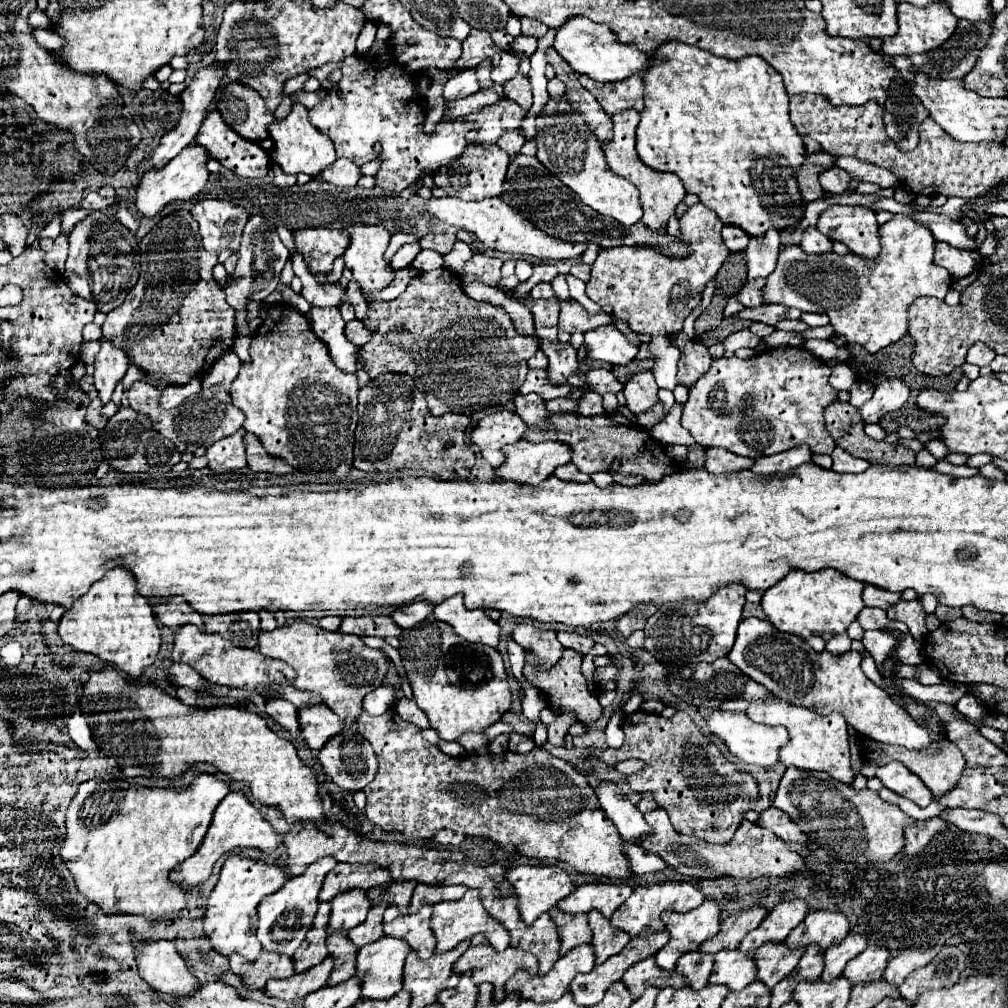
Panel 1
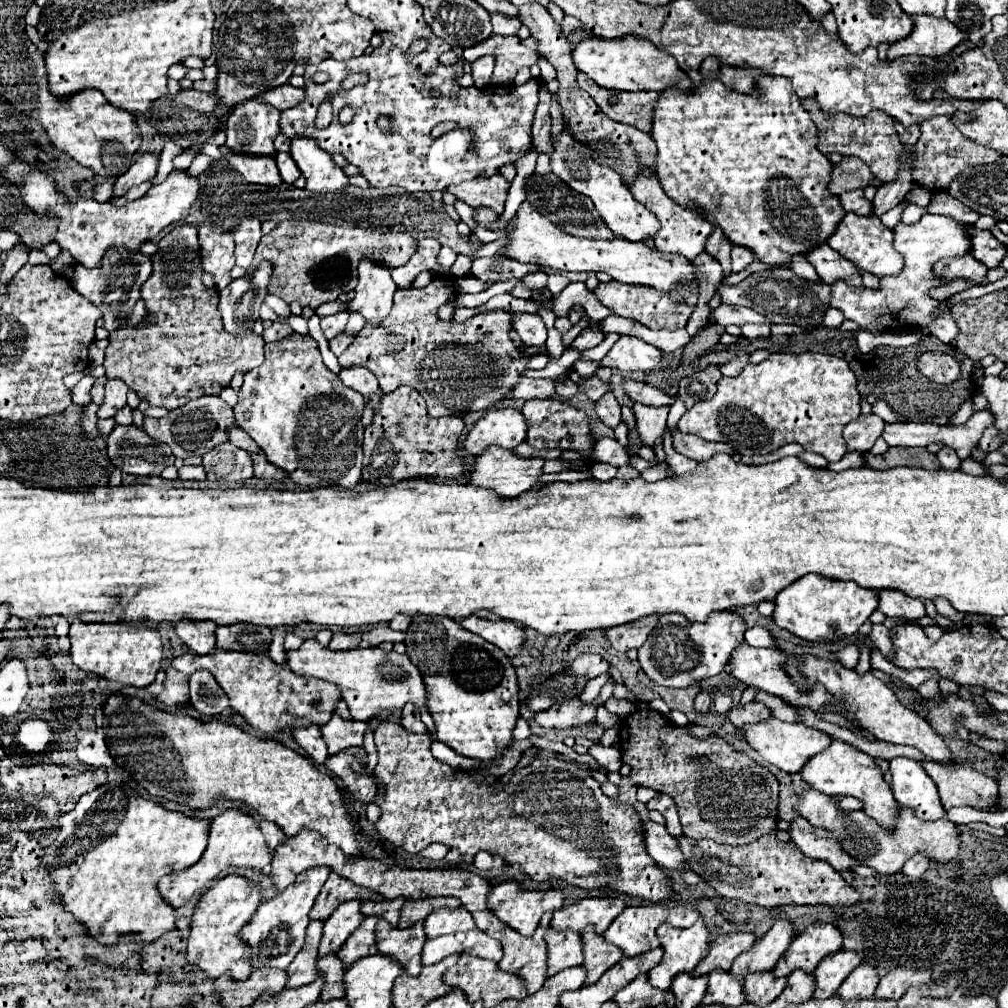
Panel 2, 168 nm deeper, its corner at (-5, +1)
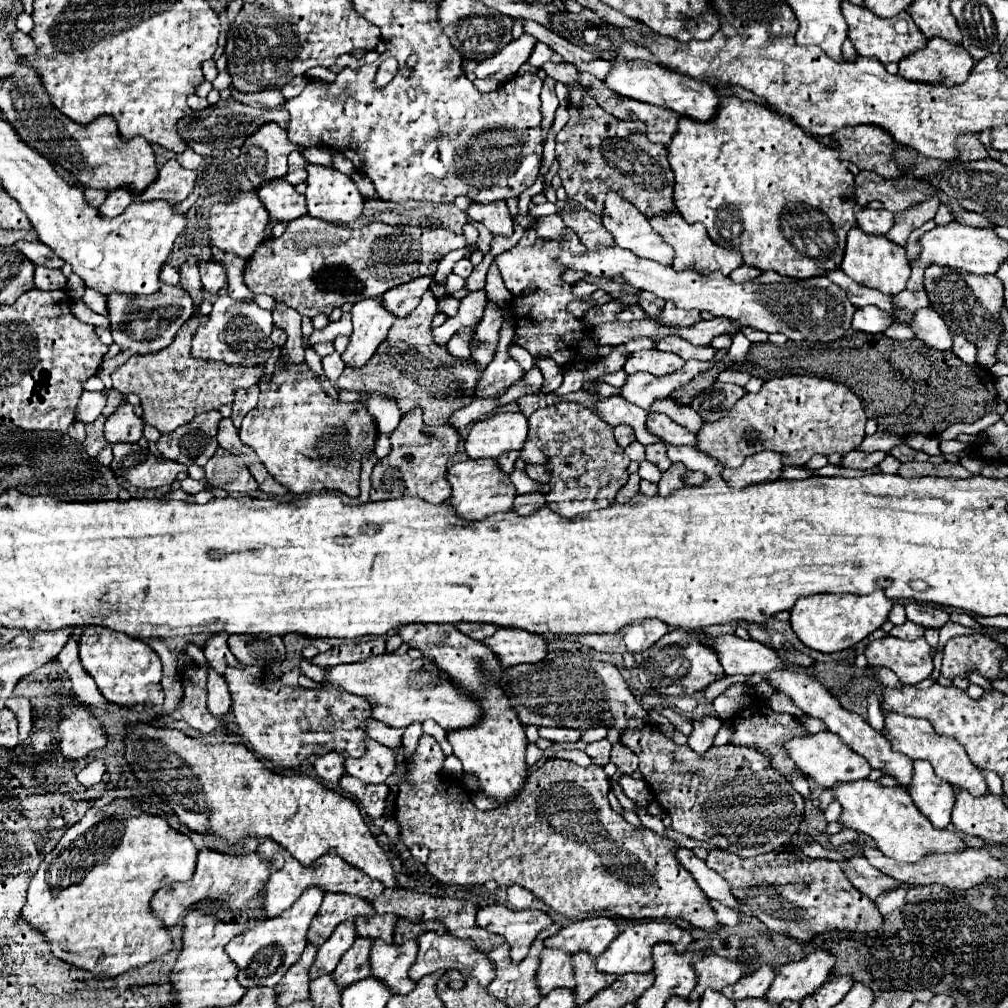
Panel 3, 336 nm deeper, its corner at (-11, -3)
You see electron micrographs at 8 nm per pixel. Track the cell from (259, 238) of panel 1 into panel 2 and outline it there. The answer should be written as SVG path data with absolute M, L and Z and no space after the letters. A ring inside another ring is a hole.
M261 265L255 277L235 279L231 285L219 291L219 311L223 315L223 329L231 335L241 335L243 331L253 331L259 319L259 307L267 297L267 281L271 277L271 267Z

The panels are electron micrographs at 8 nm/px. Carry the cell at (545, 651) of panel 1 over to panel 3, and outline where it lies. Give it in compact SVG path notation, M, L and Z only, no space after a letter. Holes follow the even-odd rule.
M539 727L539 735L549 741L577 741L581 737L581 731L567 727Z

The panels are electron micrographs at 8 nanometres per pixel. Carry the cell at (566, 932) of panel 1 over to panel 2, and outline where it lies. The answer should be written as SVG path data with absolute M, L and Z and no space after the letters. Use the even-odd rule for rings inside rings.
M547 929L547 977L555 973L575 967L583 963L583 953L579 953L579 933L555 933L555 929Z

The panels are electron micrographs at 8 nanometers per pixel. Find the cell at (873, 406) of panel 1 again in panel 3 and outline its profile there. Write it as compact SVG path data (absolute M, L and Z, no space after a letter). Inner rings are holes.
M859 449L843 455L841 465L845 467L853 467L853 469L869 469L879 465L879 461L885 457L885 453L881 451L873 451L873 453L859 453Z

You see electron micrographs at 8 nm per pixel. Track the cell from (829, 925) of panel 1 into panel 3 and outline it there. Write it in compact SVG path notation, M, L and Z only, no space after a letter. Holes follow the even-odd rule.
M819 947L811 953L805 953L801 961L791 961L783 965L767 991L767 999L771 1003L781 1003L785 999L801 1001L803 997L815 993L815 989L823 985L829 977L833 961L833 953Z

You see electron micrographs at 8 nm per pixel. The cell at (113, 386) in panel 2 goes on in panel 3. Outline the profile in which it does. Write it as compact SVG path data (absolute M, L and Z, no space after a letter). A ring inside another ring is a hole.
M123 401L111 415L111 443L135 443L143 433L143 421L133 413L133 405Z

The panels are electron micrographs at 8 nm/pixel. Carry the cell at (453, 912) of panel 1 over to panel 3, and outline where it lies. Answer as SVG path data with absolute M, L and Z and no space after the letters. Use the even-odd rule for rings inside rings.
M435 931L423 933L419 937L419 955L417 955L415 965L409 969L409 977L413 977L413 981L419 981L421 977L441 971L441 969L447 969L447 971L457 969L465 975L477 977L477 981L485 987L493 981L493 973L495 973L493 961L489 961L489 957L485 957L485 953L481 953L479 949L473 949L473 941L461 941L459 937L453 937L451 933L443 933L443 935L437 935Z

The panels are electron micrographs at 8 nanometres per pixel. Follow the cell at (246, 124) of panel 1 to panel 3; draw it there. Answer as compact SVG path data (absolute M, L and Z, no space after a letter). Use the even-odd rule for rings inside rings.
M265 123L245 139L239 153L239 163L243 165L253 187L259 187L269 179L287 175L287 155L295 149L301 151L303 147L293 145L287 139L285 129L277 123Z

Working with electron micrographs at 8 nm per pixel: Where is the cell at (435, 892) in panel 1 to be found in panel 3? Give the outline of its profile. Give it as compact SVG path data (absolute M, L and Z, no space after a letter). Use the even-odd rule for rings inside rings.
M399 919L399 921L397 921L397 927L395 927L395 939L393 939L393 943L401 945L403 941L417 939L417 937L423 935L425 931L433 931L433 929L439 929L439 933L441 933L443 927L445 927L445 925L441 925L441 921L421 921L421 923L413 923L413 921L403 921L403 919Z

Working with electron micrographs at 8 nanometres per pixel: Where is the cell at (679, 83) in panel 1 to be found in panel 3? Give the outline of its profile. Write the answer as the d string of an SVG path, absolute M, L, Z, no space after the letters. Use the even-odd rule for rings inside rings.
M721 97L717 113L711 121L693 121L691 117L681 117L677 133L673 135L669 143L669 165L675 173L675 187L673 187L673 199L675 199L675 209L677 213L687 221L687 223L703 223L707 227L709 237L723 245L741 251L743 261L747 265L753 265L761 271L777 271L787 277L815 277L815 275L825 275L829 269L839 269L843 253L845 253L845 239L851 227L855 227L855 209L859 211L859 205L853 199L853 173L843 165L839 159L839 151L831 145L819 143L815 137L809 137L803 133L799 125L795 125L791 119L781 117L777 111L757 105L753 101L741 101L739 97Z

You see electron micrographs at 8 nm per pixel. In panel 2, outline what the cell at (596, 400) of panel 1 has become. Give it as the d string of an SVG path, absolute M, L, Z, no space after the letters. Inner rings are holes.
M607 393L605 397L601 397L595 403L595 411L597 411L599 419L611 429L615 429L621 423L621 407L619 407L619 403L617 403L613 393Z

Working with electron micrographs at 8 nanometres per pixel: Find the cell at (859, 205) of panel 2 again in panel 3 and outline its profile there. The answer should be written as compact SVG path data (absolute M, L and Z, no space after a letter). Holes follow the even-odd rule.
M863 207L861 211L857 211L855 219L865 233L887 233L893 225L893 213L889 213L887 209Z

